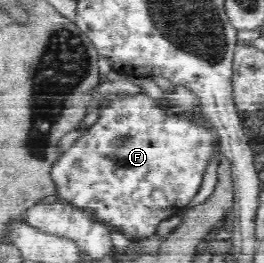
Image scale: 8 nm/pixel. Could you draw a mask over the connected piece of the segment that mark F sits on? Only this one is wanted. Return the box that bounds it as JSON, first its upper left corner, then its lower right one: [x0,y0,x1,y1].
[52,85,220,239]

